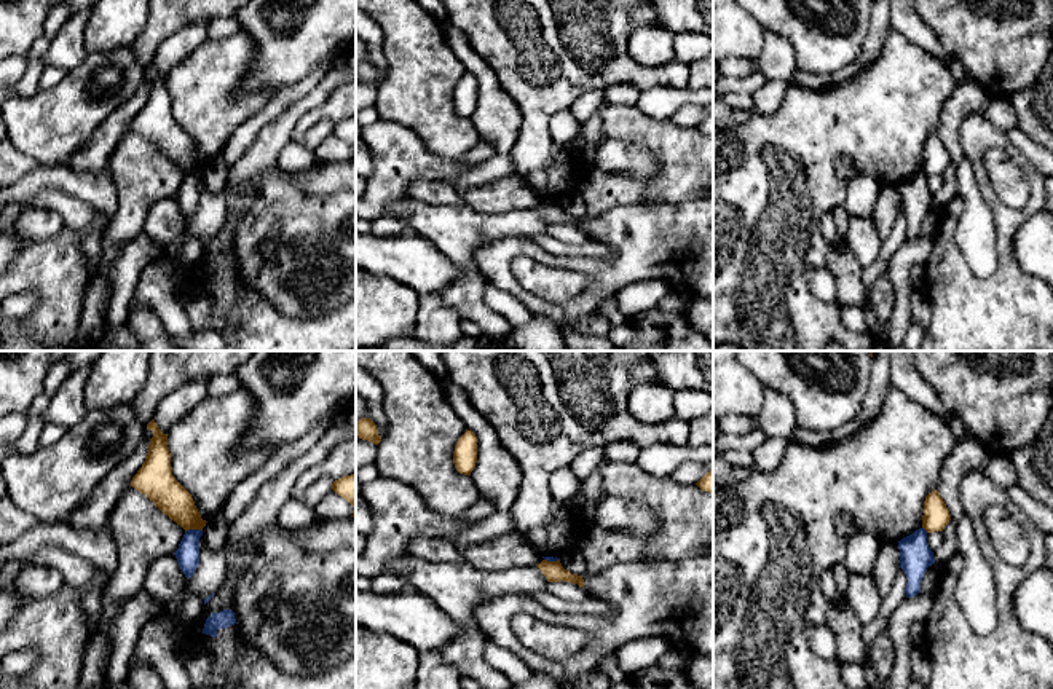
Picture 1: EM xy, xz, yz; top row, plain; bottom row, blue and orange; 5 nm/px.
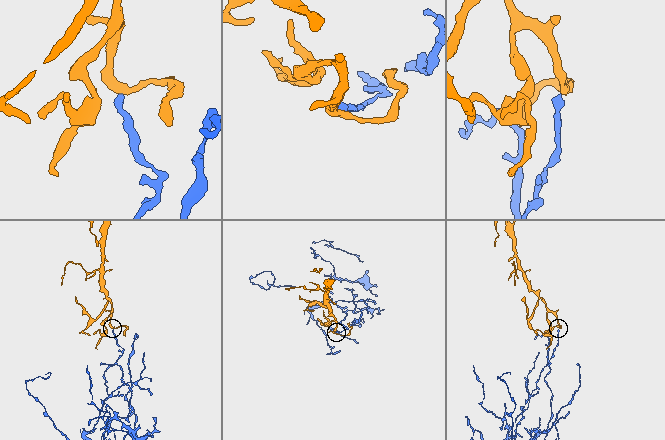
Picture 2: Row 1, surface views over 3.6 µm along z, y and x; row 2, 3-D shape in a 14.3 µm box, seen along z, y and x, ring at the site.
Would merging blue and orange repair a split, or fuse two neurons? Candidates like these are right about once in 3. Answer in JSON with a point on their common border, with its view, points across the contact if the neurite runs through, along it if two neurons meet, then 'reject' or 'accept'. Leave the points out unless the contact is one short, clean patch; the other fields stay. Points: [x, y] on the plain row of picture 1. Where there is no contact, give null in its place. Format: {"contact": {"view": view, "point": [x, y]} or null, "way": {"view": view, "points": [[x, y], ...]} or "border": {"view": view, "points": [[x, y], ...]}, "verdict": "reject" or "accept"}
{"contact": {"view": "xy", "point": [193, 173]}, "border": {"view": "xy", "points": [[201, 173], [185, 174]]}, "verdict": "reject"}

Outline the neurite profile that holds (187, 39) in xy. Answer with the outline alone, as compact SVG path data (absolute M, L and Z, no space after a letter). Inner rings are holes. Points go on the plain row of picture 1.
M190 22L169 35L158 48L155 65L163 77L168 77L174 65L207 40L209 24Z

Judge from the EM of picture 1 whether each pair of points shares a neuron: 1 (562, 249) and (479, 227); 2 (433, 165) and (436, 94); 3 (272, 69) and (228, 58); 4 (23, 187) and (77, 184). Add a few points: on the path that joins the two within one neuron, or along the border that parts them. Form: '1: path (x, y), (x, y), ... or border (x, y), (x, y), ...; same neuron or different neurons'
1: border (546, 232), (530, 236); different neurons
2: border (406, 128), (441, 157), (461, 158), (469, 152); different neurons
3: border (240, 29), (254, 58), (236, 90), (278, 88); different neurons
4: path (35, 181), (64, 181); same neuron

